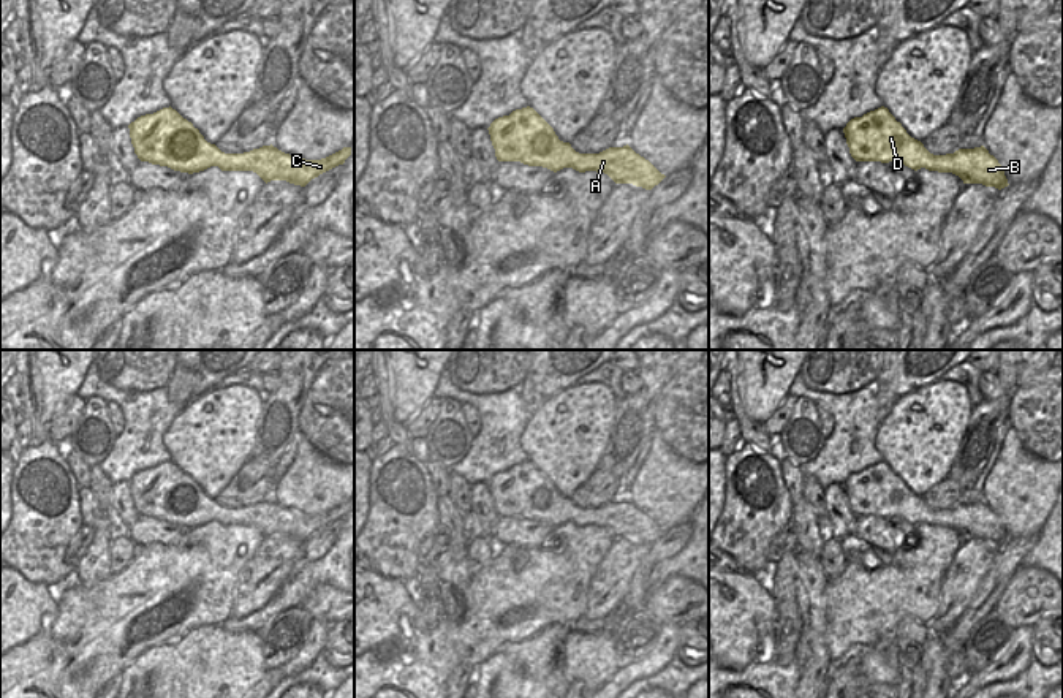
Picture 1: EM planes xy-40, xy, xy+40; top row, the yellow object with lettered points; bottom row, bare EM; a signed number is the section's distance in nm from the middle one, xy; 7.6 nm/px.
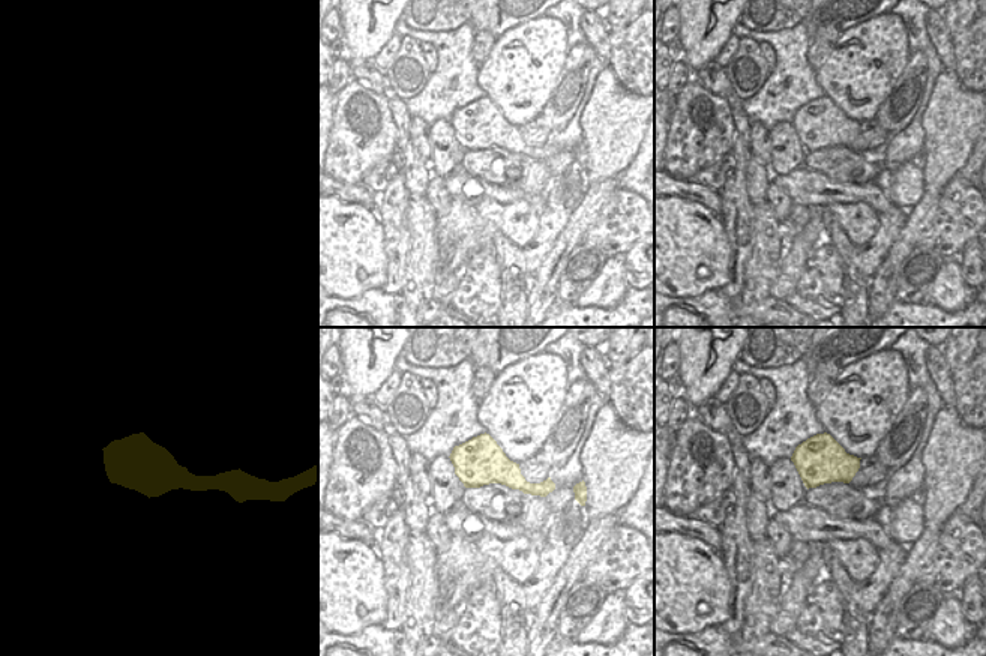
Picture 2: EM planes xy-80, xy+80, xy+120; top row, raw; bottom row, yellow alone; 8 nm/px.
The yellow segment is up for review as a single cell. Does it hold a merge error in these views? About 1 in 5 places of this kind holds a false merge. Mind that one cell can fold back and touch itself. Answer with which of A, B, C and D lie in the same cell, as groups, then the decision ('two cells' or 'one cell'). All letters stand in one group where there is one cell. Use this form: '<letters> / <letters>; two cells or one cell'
A B C D; one cell

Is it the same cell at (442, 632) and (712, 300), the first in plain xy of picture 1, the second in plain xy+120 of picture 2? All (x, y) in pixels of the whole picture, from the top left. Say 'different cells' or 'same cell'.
same cell

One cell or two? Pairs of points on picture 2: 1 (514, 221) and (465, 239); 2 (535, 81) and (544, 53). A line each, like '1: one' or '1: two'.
1: one
2: one

